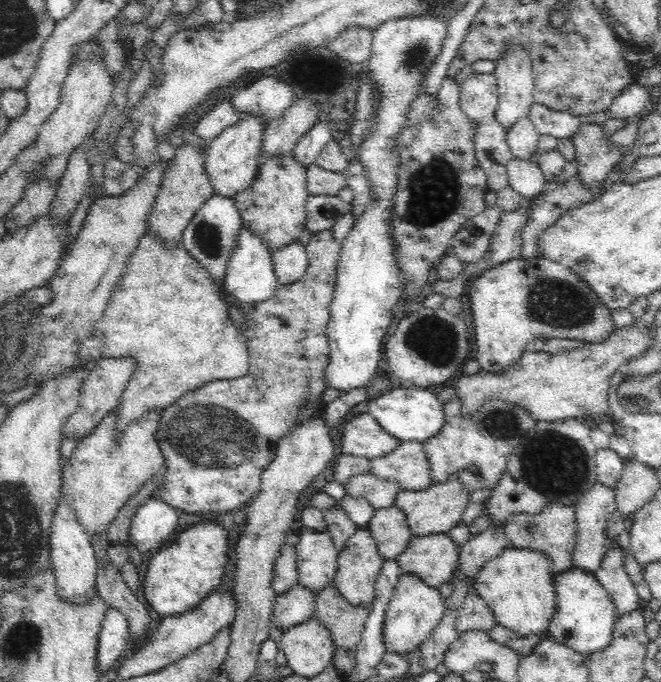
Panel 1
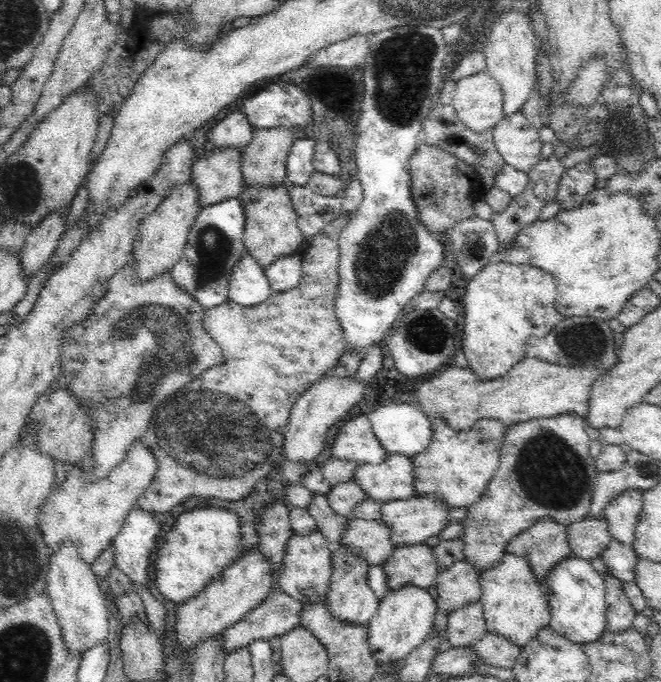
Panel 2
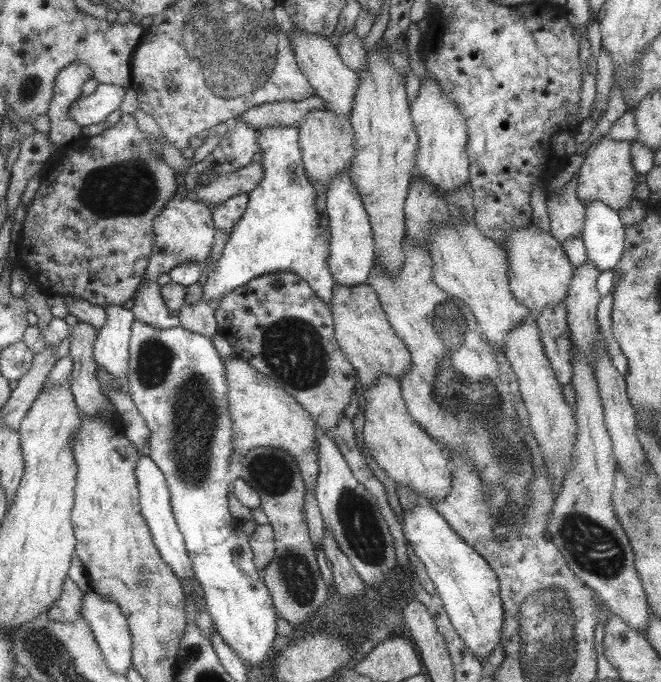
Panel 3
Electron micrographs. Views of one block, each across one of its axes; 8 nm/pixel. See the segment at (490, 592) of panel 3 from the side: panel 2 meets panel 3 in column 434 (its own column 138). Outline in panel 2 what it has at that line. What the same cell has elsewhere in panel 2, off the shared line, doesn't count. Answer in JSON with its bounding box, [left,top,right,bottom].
[113,508,160,590]

